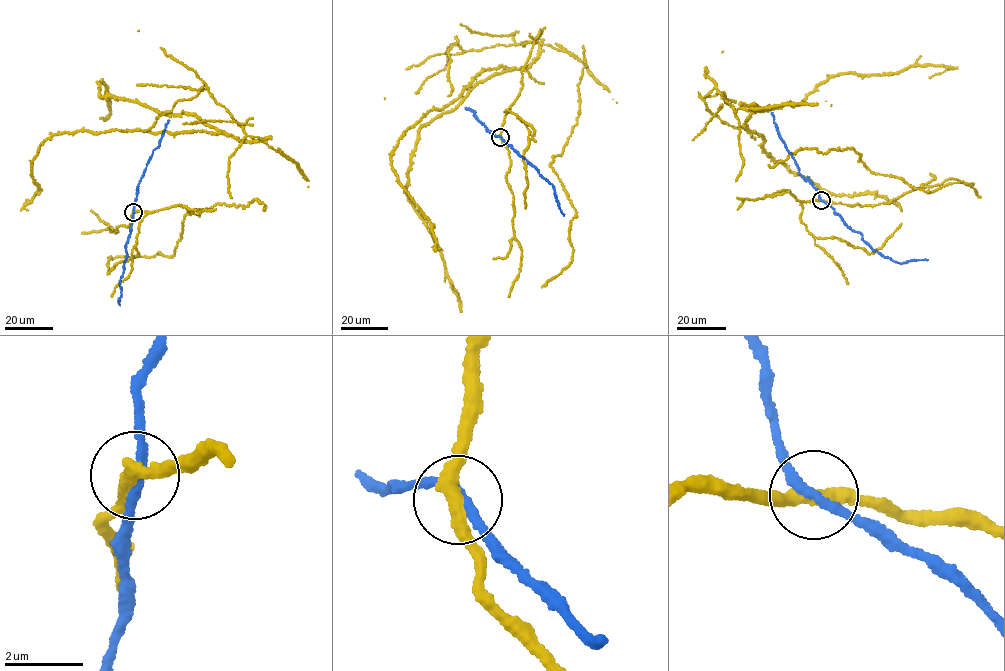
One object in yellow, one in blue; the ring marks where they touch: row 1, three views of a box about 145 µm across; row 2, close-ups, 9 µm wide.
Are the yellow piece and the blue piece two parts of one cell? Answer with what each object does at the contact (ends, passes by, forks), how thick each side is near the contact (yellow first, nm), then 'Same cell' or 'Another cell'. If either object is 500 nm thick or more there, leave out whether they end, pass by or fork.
At the ring yellow passes by. At the ring blue passes by. Thickness 360 nm (yellow) against 240 nm. Another cell

